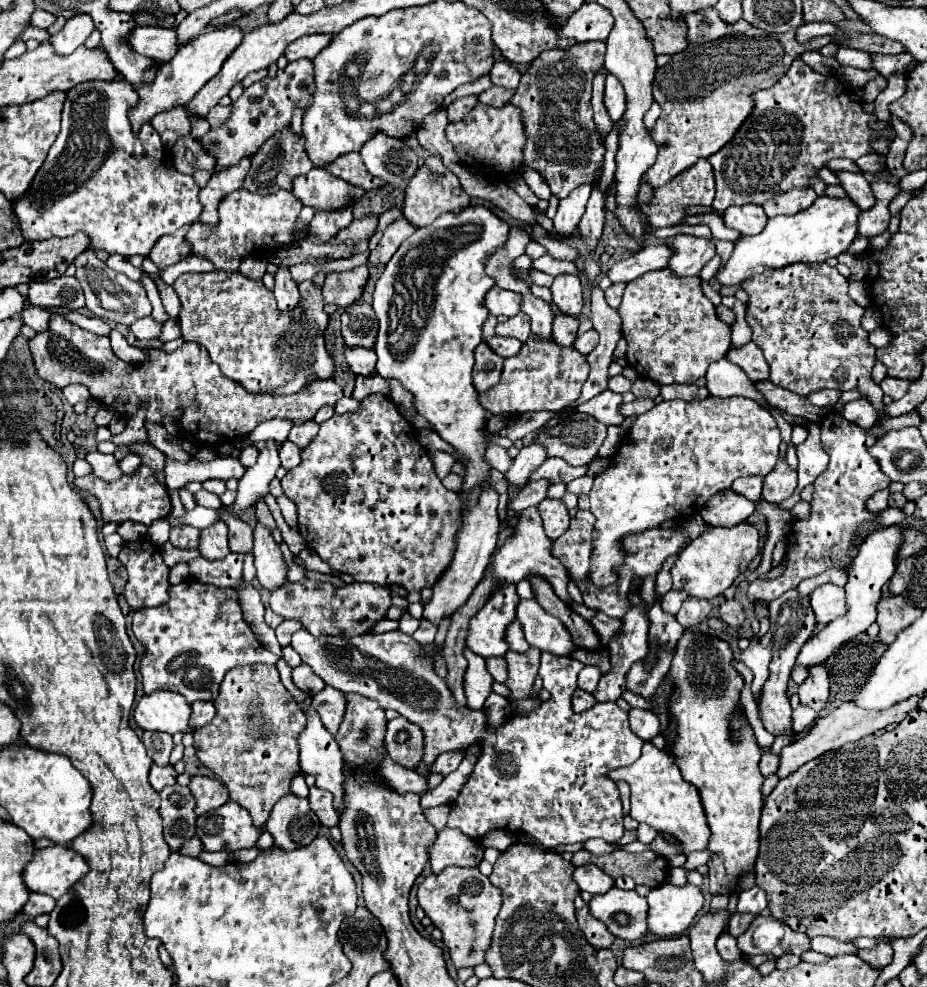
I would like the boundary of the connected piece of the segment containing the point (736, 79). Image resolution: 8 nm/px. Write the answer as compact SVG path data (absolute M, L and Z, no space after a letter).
M749 28L747 32L729 32L713 42L697 44L695 48L689 46L673 54L663 68L657 68L653 80L653 94L655 102L661 104L661 116L651 130L651 138L659 146L659 156L643 180L659 188L699 158L709 158L713 152L719 152L753 112L753 94L775 86L793 60L811 50L819 52L827 42L821 36L809 44L797 44L793 30L769 34L759 28Z

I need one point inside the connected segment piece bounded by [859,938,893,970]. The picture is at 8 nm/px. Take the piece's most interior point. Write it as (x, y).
(879, 958)

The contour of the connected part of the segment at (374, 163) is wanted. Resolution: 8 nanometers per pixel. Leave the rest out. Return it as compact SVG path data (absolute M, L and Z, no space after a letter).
M385 134L371 138L359 154L367 170L387 184L401 184L411 180L419 168L417 152L405 146L403 140L389 138Z

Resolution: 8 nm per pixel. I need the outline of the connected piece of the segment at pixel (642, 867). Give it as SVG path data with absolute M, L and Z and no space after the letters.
M581 850L573 854L571 862L575 866L583 866L591 862L613 878L631 876L637 884L645 884L649 888L663 886L667 882L667 872L669 872L667 860L655 852L631 854L625 850L613 850L611 854L595 856L595 854L589 854L587 850Z

